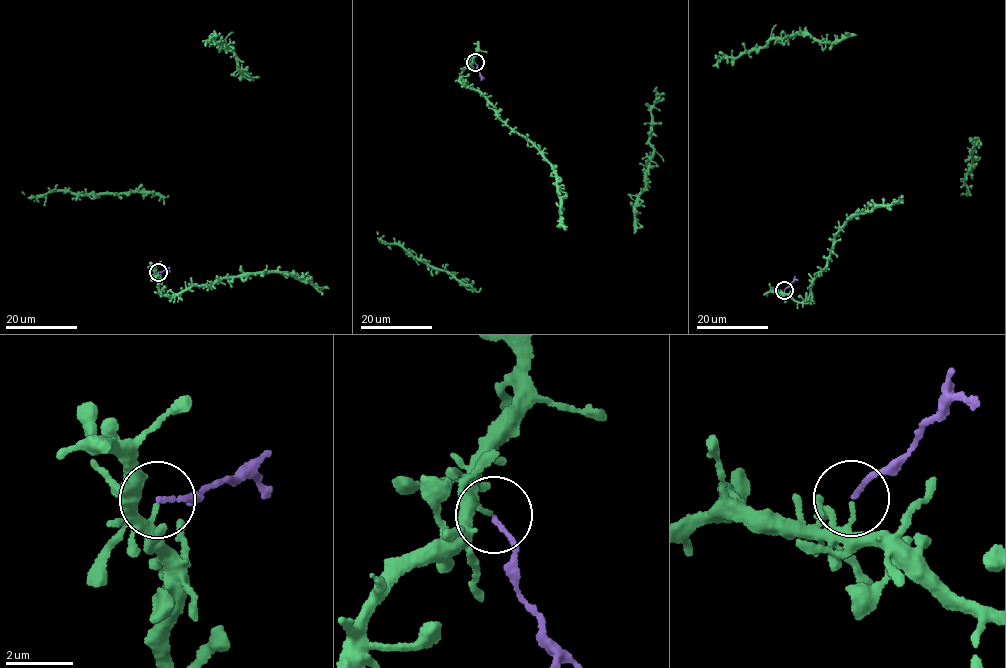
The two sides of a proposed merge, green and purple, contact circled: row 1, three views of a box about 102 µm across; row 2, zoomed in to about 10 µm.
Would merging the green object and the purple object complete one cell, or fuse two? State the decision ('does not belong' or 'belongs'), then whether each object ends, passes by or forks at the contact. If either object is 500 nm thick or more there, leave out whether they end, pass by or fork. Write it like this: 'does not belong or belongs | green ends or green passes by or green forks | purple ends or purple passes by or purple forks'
does not belong | green ends | purple ends

